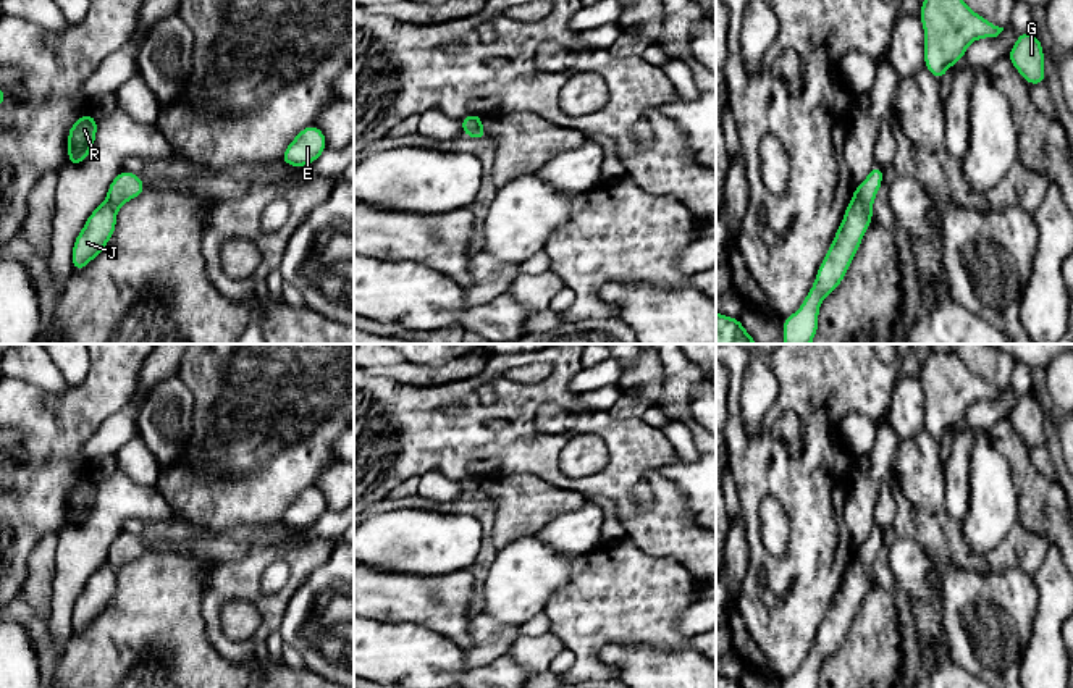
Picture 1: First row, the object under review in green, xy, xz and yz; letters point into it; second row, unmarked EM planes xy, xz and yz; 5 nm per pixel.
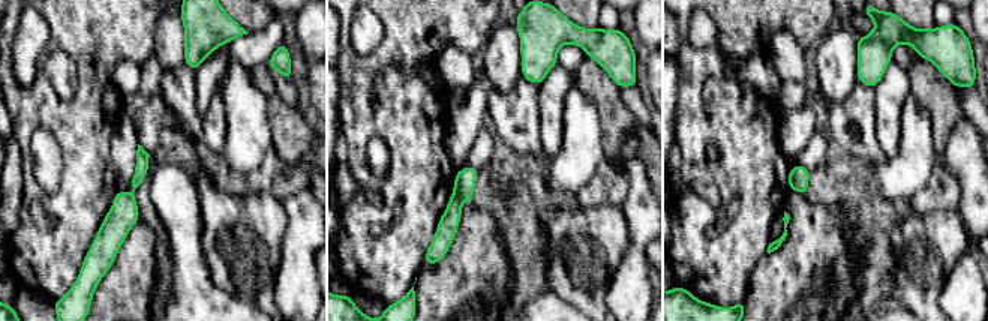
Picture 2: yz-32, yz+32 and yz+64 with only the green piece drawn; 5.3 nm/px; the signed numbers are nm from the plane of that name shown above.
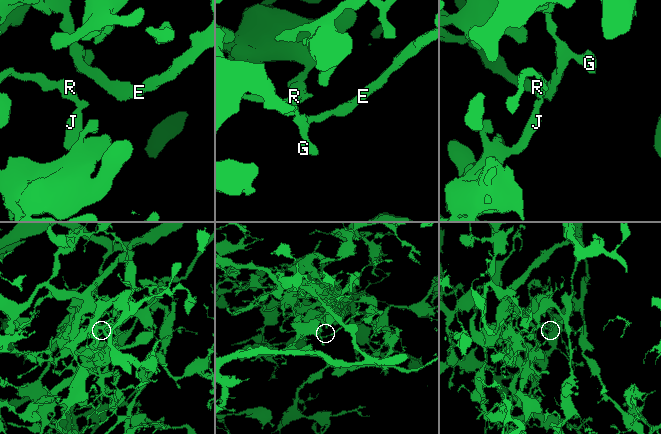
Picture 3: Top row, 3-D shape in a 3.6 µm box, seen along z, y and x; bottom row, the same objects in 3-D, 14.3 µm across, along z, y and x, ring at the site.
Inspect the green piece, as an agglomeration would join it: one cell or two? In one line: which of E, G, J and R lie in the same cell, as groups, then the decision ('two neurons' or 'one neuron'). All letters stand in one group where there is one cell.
E G J / R; two neurons

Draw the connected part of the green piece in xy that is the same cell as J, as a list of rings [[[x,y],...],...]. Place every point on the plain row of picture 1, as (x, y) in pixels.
[[[105,562],[90,575],[73,606],[73,633],[86,630],[102,614],[115,589],[116,572]]]

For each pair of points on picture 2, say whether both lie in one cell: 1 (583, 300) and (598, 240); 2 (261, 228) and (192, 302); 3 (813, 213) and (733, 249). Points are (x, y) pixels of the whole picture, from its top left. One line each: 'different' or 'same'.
1: same
2: different
3: different

